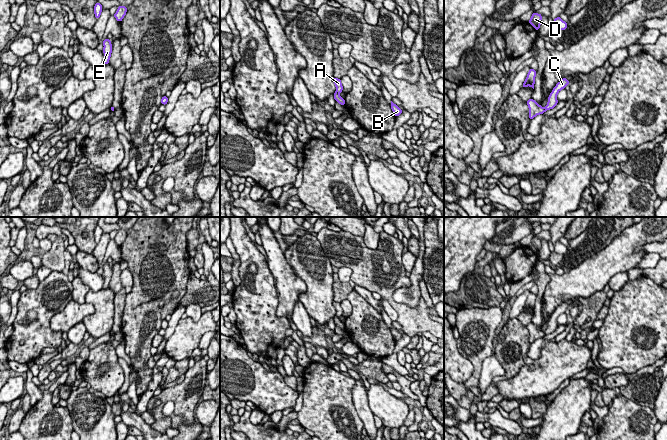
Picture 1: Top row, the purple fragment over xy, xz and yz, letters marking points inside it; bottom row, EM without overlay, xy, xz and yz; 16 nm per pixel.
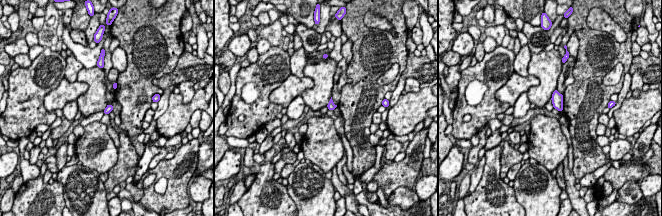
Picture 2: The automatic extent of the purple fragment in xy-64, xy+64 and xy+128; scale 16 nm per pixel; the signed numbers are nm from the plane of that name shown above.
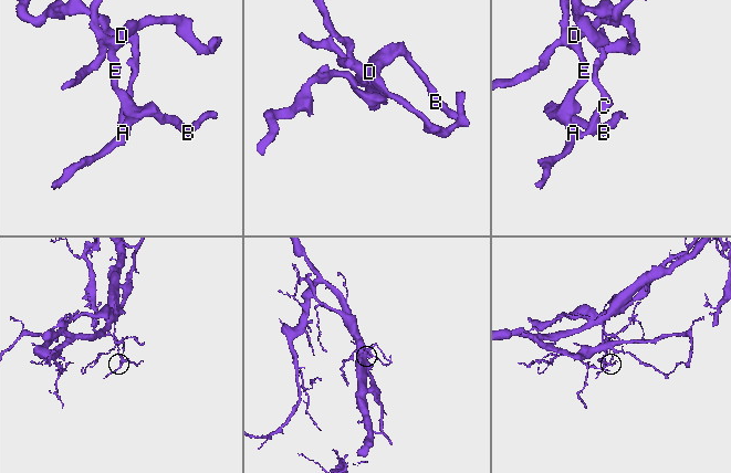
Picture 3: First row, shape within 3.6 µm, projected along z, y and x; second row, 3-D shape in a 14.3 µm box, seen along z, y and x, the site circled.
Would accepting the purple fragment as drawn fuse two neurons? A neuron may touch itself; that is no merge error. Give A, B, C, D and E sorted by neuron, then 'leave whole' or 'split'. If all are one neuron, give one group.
A B D E / C; split

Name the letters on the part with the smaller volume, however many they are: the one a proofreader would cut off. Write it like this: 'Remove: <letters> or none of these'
Remove: A, B, D, E

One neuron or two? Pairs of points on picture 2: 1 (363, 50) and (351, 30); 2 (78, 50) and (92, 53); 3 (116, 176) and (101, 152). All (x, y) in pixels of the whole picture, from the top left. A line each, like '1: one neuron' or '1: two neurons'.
1: one neuron
2: one neuron
3: two neurons

